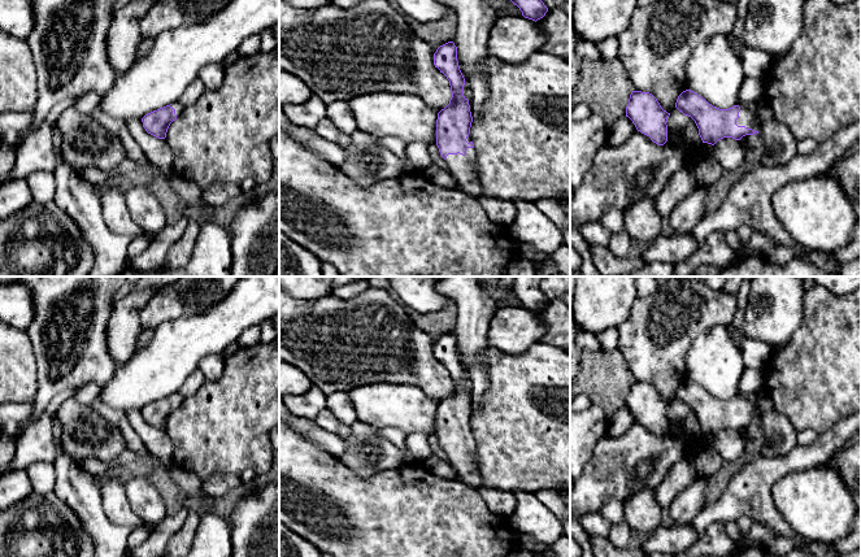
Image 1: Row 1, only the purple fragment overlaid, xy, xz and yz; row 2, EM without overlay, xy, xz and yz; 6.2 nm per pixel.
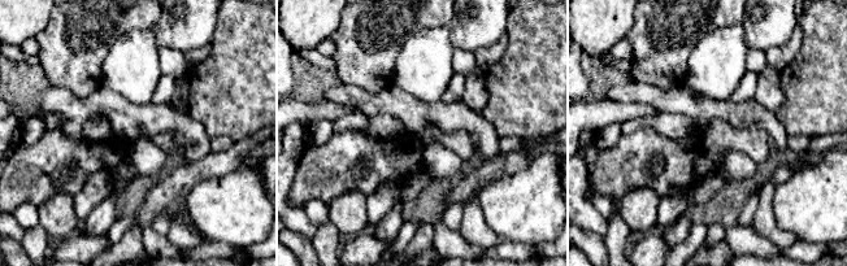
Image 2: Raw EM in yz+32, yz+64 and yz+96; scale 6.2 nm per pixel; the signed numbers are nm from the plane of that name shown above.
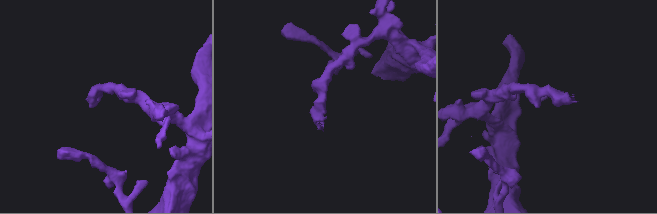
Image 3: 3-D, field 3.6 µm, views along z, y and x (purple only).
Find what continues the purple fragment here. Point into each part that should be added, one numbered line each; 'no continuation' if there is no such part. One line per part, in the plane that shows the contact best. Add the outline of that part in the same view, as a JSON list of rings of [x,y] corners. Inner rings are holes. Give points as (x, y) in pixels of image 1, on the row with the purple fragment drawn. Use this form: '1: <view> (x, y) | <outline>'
1: yz (778, 146) | [[[740,108],[736,125],[758,132],[760,158],[764,166],[782,166],[797,155],[797,140],[786,125],[774,118],[761,121],[755,113]]]

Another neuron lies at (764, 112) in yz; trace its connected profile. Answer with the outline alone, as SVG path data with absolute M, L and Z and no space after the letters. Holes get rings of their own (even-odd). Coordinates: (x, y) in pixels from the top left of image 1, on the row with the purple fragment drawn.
M756 103L756 109L755 114L761 119L761 121L767 121L773 118L773 110L769 106L769 104L764 103Z

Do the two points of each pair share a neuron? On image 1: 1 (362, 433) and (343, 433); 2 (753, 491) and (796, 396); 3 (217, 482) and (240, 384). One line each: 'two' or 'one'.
1: two
2: two
3: two

